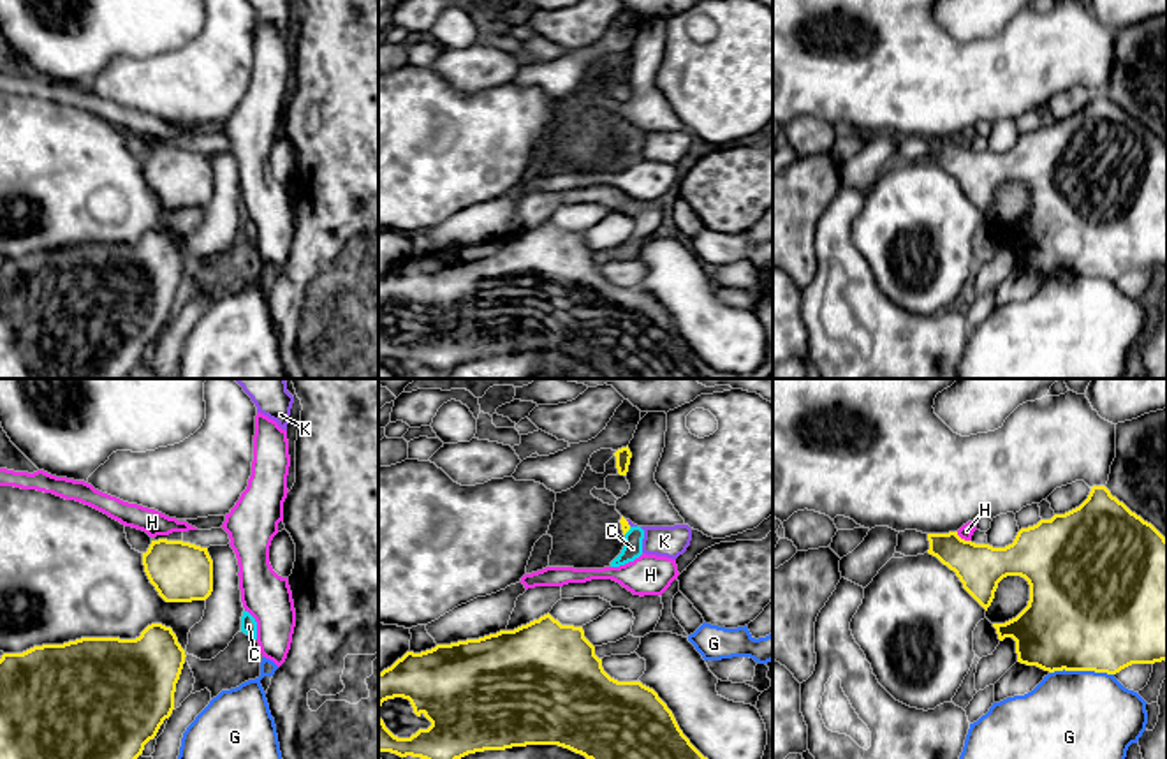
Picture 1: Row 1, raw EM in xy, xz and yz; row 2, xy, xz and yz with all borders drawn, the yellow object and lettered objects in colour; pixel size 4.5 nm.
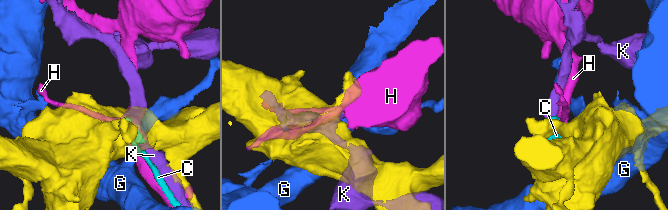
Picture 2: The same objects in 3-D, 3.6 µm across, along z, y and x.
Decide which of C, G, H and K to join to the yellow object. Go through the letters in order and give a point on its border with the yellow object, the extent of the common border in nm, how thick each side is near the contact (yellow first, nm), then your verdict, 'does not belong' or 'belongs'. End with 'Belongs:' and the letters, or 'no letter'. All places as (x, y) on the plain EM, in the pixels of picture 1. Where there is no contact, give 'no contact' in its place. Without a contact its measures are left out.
C: meets yellow in xz at (627, 136); contact 50 nm long; 50 nm thick on the yellow side, 90 nm on the other; does not belong
G: meets yellow in yz at (1081, 275); contact 300 nm long; 500 nm thick on the yellow side, 500 nm on the other; does not belong
H: meets yellow in yz at (963, 145); contact 80 nm long; 220 nm thick on the yellow side, 70 nm on the other; does not belong
K: meets yellow in xz at (627, 129); contact 40 nm long; 50 nm thick on the yellow side, 20 nm on the other; does not belong
Belongs: no letter

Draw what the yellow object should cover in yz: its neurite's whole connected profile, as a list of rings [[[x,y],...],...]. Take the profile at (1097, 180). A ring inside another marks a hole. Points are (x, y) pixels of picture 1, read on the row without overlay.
[[[1093,92],[1088,104],[1065,120],[1021,134],[1005,153],[965,146],[958,137],[928,139],[928,146],[928,158],[954,176],[986,217],[1003,183],[1028,187],[1028,211],[1016,224],[993,229],[1000,247],[1016,247],[1017,268],[1049,278],[1107,280],[1132,269],[1167,268],[1167,144],[1105,92]]]

